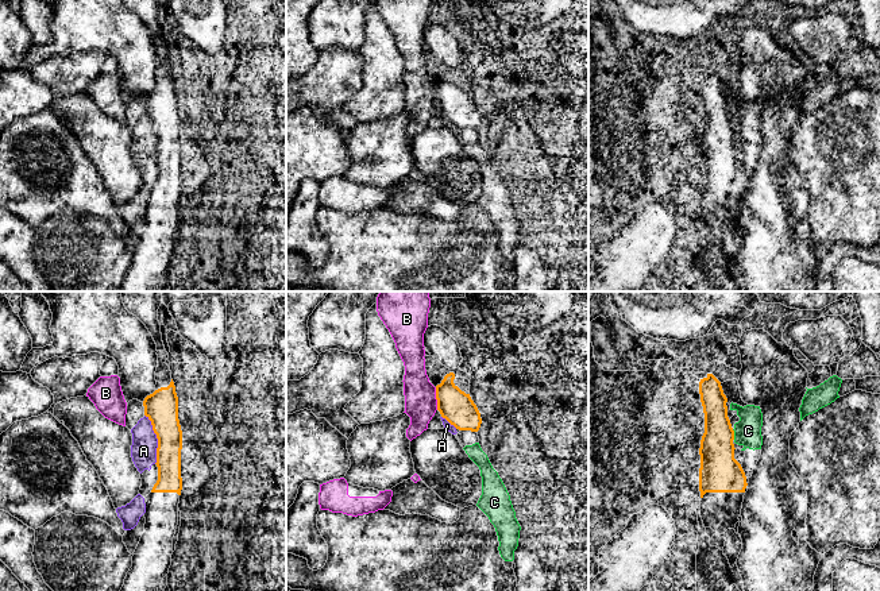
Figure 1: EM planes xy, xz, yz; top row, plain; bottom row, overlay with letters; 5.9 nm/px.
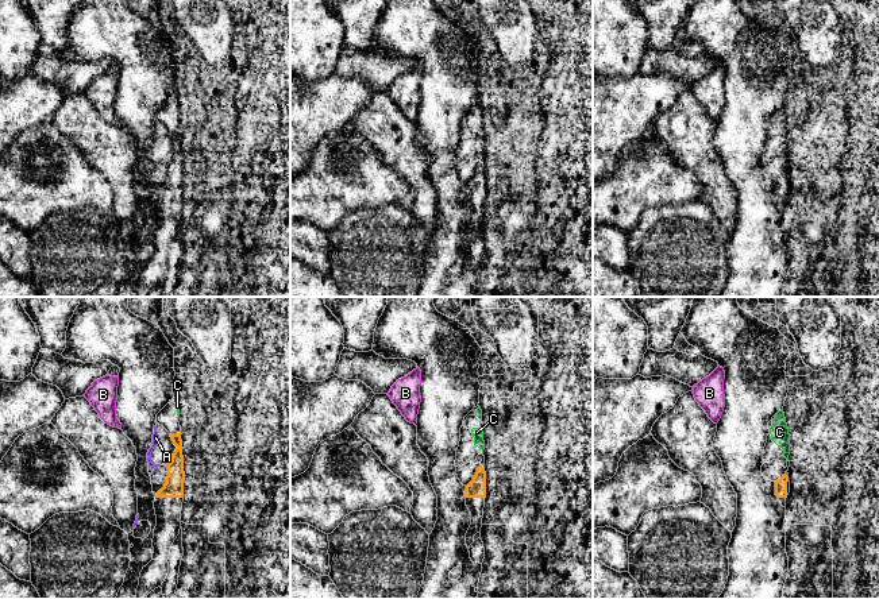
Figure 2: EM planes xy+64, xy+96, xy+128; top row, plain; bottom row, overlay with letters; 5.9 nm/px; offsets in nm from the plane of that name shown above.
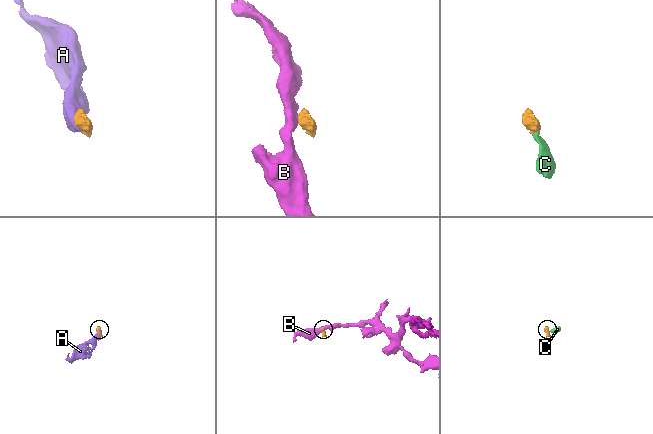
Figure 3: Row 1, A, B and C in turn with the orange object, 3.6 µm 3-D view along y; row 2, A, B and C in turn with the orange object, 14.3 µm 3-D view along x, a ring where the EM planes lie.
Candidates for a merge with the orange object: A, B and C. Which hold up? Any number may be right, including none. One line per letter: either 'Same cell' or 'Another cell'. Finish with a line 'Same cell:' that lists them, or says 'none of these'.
A: Another cell
B: Another cell
C: Another cell
Same cell: none of these

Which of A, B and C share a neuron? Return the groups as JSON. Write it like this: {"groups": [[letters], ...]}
{"groups": [["A", "C"], ["B"]]}

